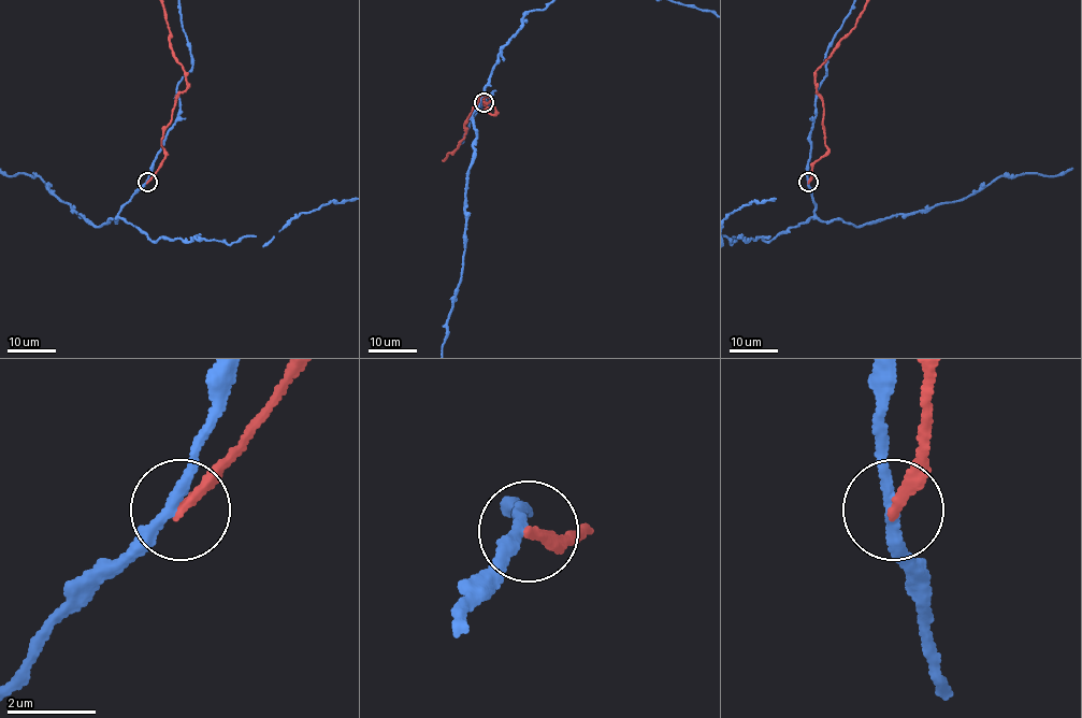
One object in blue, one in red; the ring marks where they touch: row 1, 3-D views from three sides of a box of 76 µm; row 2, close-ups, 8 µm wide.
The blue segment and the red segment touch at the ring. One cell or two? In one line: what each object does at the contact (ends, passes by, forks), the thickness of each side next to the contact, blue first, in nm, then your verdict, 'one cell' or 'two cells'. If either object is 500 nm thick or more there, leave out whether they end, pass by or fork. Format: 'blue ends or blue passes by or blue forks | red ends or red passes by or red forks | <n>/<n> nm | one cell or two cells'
blue passes by | red ends | 240/240 nm | two cells

